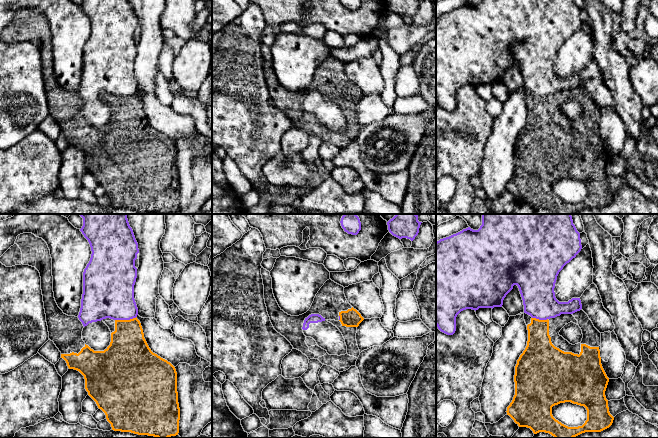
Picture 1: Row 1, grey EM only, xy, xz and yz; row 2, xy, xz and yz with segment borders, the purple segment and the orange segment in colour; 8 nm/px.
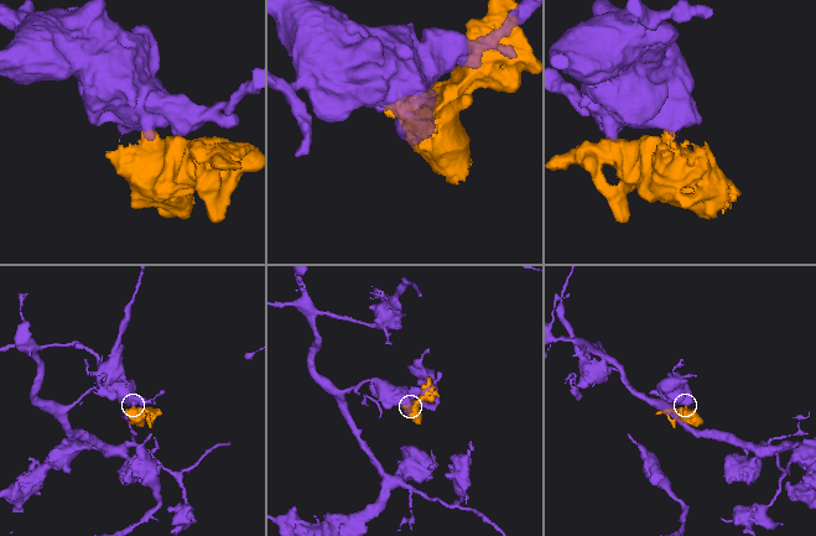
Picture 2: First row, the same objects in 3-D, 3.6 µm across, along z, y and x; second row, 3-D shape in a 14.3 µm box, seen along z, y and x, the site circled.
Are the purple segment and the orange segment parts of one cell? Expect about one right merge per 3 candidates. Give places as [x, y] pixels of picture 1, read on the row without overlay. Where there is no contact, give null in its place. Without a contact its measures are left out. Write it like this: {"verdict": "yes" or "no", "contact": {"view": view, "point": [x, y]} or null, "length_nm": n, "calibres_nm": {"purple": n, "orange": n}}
{"verdict": "no", "contact": {"view": "xy", "point": [125, 95]}, "length_nm": 180, "calibres_nm": {"purple": 400, "orange": 320}}

